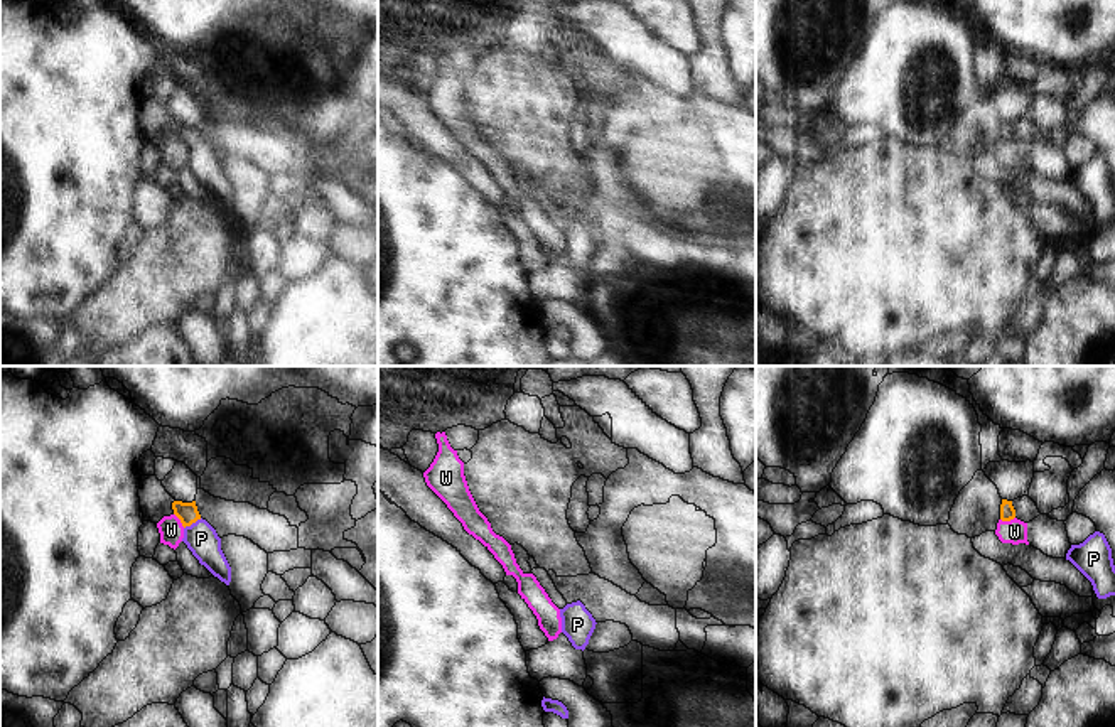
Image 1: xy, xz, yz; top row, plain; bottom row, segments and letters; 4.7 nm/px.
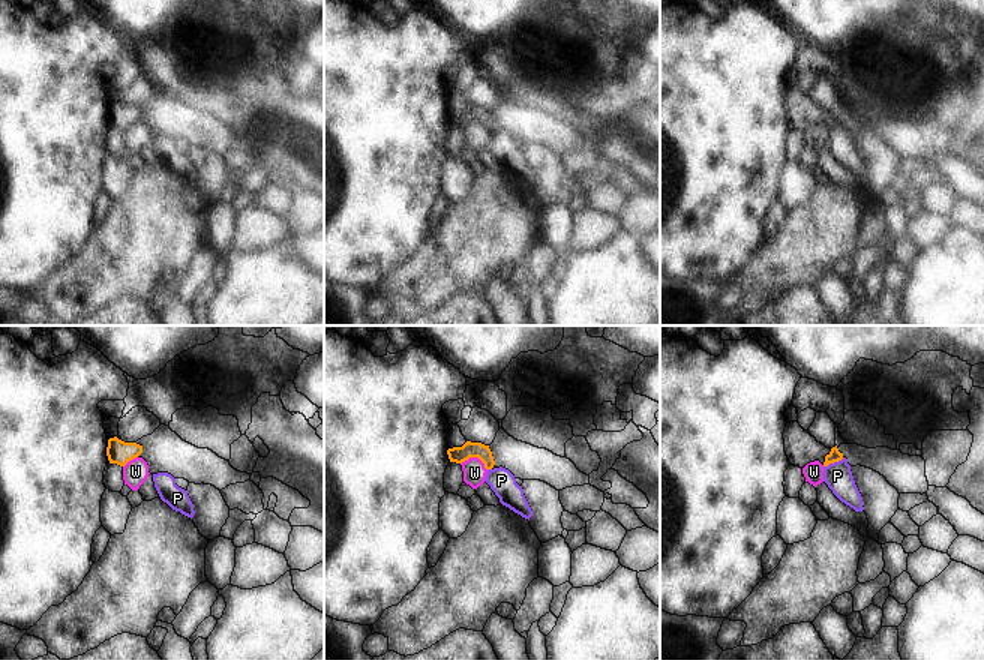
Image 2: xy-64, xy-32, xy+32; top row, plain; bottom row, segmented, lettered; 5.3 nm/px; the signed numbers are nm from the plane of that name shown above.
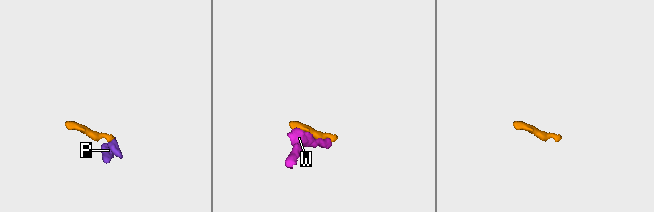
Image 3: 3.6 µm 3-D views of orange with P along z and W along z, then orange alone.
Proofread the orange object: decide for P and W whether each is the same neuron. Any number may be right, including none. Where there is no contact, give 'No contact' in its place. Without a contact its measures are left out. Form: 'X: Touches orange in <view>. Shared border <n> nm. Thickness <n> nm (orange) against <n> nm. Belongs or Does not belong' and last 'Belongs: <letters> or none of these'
P: Touches orange in xy. Shared border 100 nm. Thickness 100 nm (orange) against 160 nm. Belongs
W: Touches orange in yz. Shared border 70 nm. Thickness 70 nm (orange) against 120 nm. Does not belong
Belongs: P

